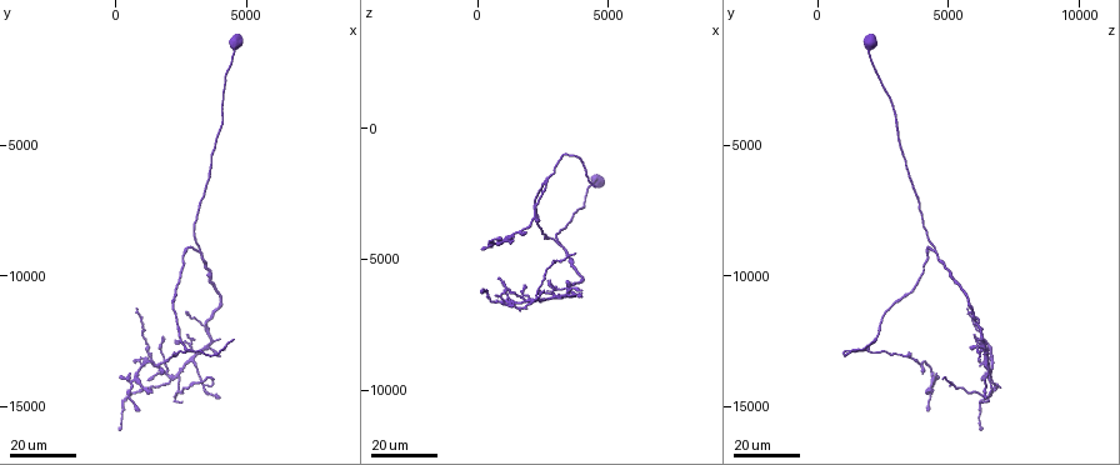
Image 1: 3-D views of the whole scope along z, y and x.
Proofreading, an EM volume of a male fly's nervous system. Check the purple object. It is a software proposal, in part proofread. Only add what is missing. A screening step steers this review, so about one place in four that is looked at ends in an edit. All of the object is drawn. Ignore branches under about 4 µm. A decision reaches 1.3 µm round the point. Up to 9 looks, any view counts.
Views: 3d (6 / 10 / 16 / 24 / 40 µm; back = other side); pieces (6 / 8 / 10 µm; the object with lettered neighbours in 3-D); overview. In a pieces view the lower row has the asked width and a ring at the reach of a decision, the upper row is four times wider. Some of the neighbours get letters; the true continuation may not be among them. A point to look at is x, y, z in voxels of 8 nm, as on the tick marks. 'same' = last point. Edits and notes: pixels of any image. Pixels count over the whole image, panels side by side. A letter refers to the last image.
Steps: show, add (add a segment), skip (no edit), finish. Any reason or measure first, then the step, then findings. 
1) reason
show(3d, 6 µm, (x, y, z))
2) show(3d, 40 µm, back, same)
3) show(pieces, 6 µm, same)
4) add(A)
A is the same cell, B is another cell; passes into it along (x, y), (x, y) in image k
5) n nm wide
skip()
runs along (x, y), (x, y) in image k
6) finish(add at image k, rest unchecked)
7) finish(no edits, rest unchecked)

tapers out
show(3d, 16 µm, (4000, 12400, 6300))

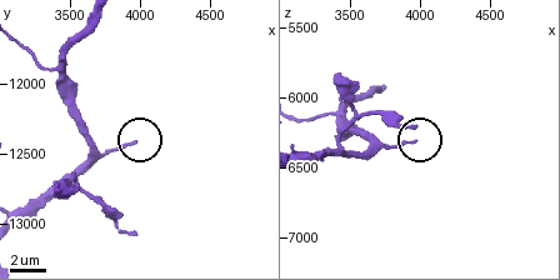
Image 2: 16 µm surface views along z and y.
what lies round it
show(pieces, 8 µm, (3940, 12440, 6320))

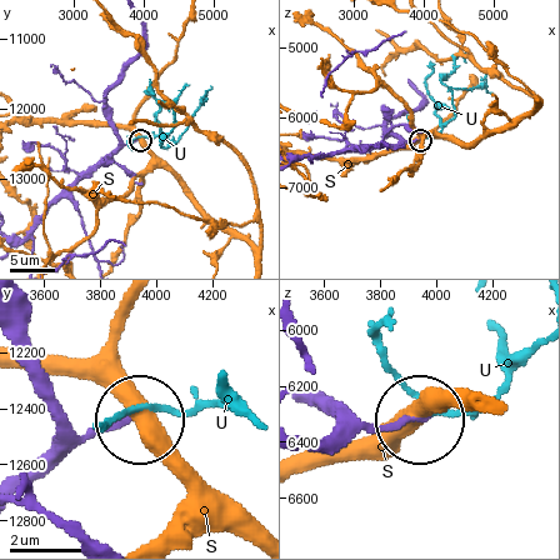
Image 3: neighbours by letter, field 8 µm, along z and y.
add(U)
U is the same cell, S is another cell; passes into it along (399, 136), (443, 129), (454, 111), (443, 79), (465, 61) in image 3; the neuron continues

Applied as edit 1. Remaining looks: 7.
show(overview)

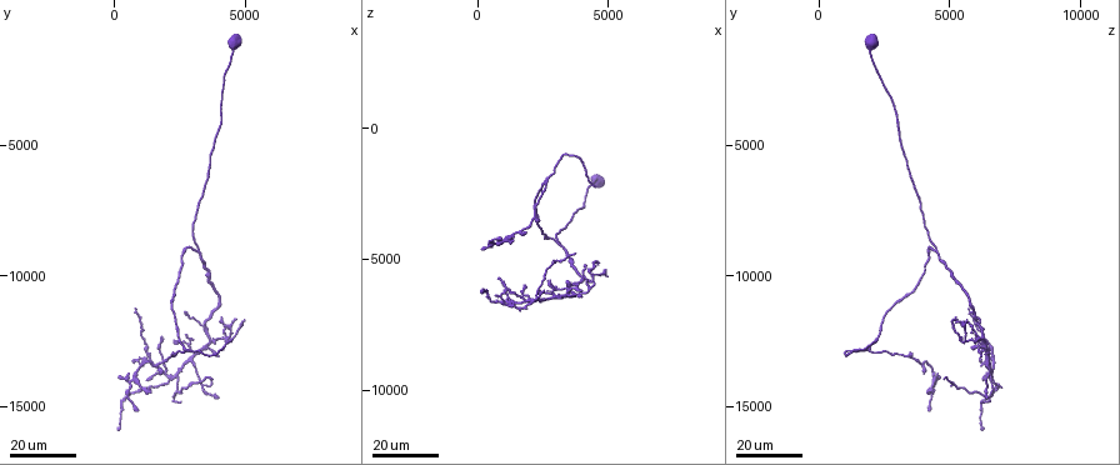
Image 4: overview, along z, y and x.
tapers out
show(3d, 16 µm, (2500, 14800, 6100))

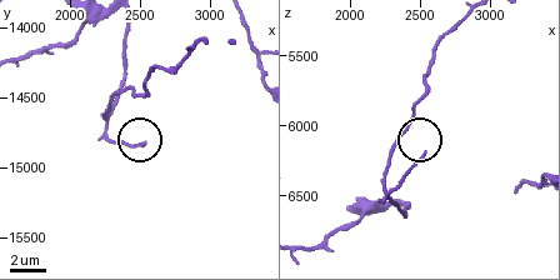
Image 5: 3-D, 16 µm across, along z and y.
see the neighbours
show(pieces, 6 µm, (2540, 14840, 6200))

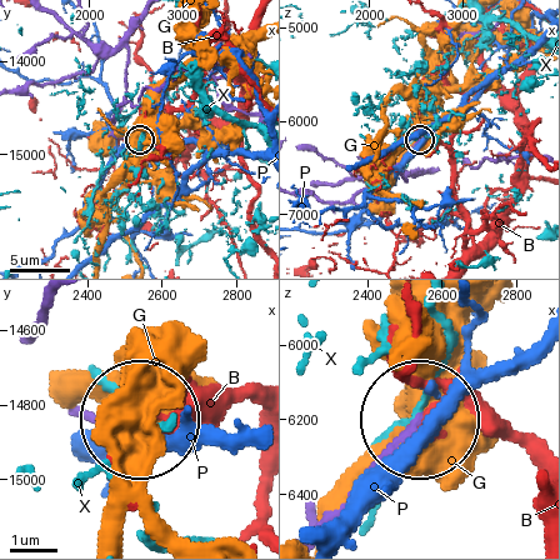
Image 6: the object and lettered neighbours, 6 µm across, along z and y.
skip()
B, G, P and X are other cells; no lettered segment goes on from it

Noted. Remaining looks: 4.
end of a long branch
show(3d, 16 µm, (3700, 14000, 4800))

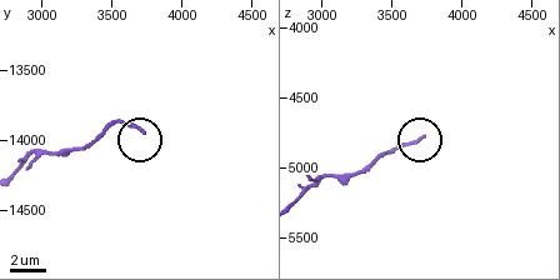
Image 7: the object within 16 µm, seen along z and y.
show(3d, 10 µm, (3720, 13920, 4780))

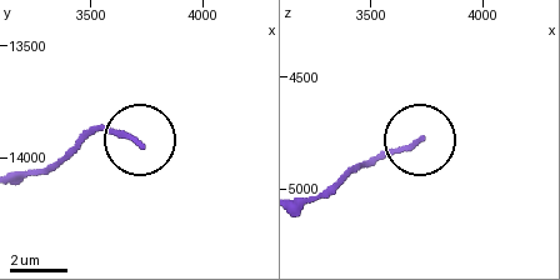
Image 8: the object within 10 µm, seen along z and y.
show(pieces, 8 µm, (3710, 13950, 4780))

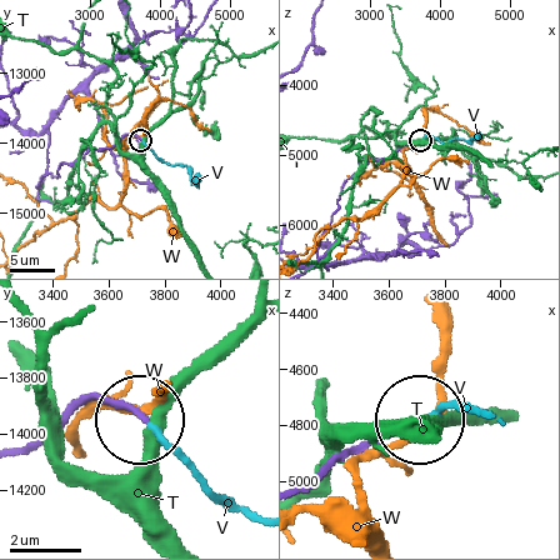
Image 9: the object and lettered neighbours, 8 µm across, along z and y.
add(V)
V is the same cell, T and W are other cells; it goes on there

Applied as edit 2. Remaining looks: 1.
finish(add at image 3, add at image 9, rest unchecked)

